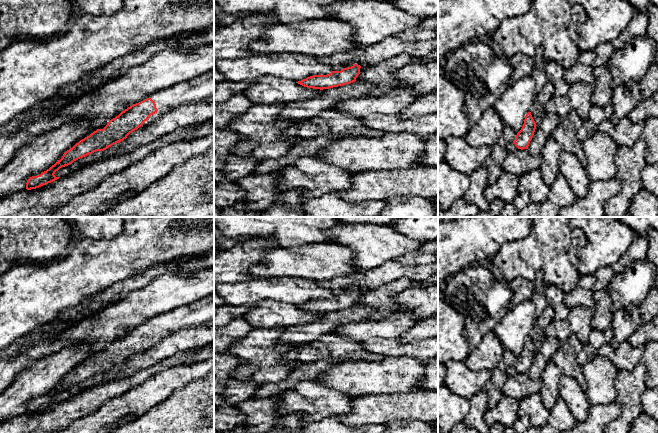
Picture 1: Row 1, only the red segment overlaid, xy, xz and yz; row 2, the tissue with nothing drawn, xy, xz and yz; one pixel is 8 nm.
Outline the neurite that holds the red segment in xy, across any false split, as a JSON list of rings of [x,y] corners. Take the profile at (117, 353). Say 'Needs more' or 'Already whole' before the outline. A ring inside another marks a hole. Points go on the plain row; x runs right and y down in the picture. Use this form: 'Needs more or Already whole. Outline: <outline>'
Needs more. Outline: [[[214,295],[193,304],[181,306],[133,328],[109,344],[103,353],[97,353],[76,367],[49,393],[40,399],[30,401],[27,404],[26,413],[36,413],[59,403],[60,401],[54,398],[60,392],[96,375],[106,374],[126,363],[133,355],[148,350],[183,327],[198,326],[212,320],[214,320]]]

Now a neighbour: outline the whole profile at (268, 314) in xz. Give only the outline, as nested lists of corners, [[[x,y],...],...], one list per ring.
[[[265,300],[255,304],[242,318],[254,328],[274,329],[307,324],[319,320],[321,316],[320,313],[307,312],[292,304]]]

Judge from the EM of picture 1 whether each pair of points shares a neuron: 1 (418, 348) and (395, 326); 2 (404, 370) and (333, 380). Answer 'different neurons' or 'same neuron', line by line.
1: different neurons
2: same neuron

